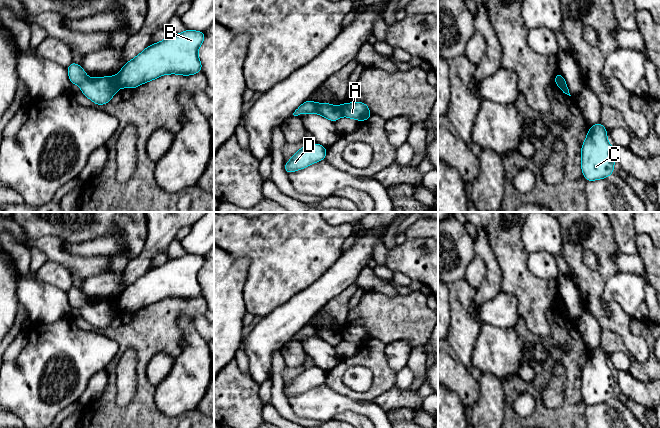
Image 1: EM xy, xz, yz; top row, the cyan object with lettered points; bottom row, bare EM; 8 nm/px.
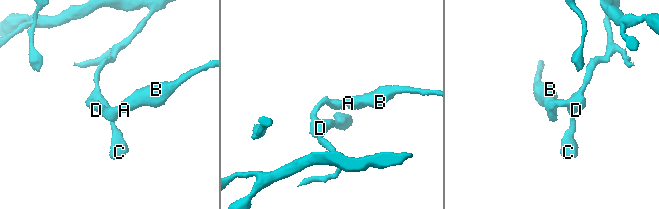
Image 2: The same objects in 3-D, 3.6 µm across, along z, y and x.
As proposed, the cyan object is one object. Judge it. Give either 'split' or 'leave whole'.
split

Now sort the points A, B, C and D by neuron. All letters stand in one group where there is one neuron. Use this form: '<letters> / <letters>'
A B / C D

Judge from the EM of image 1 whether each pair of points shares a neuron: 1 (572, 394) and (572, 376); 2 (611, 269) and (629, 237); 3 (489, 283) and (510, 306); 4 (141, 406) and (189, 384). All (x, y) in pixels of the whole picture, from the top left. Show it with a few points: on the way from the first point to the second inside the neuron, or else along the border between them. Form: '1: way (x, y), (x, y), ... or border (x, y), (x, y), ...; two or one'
1: way (572, 390), (572, 380); one
2: border (611, 229), (616, 246), (620, 251); two
3: border (501, 291), (479, 305); two
4: border (155, 386), (155, 406), (162, 413), (170, 417); two

